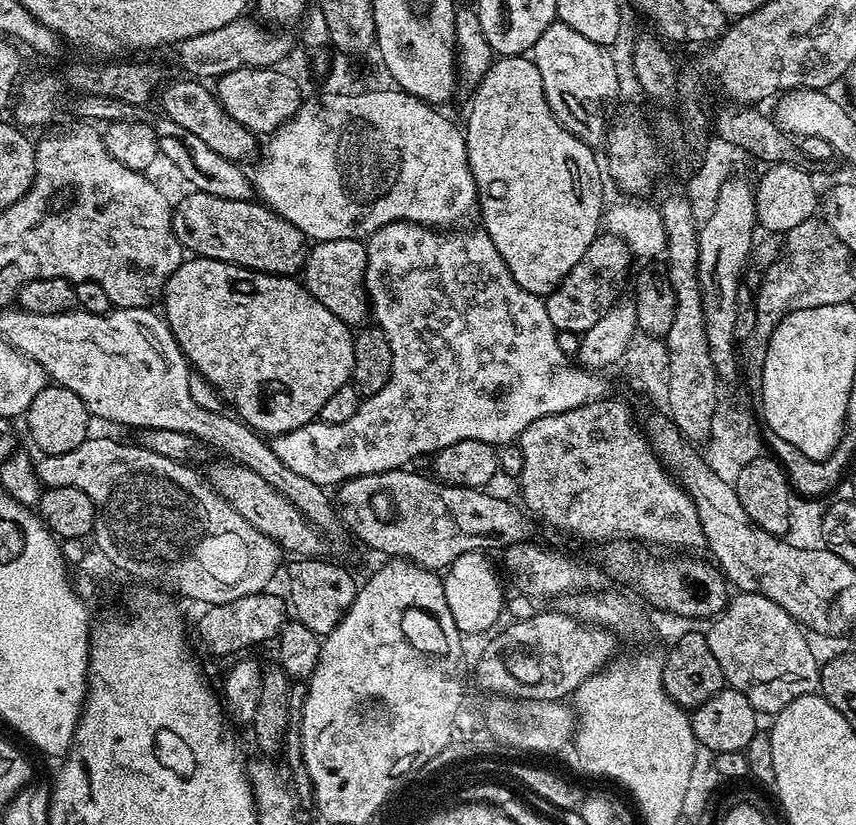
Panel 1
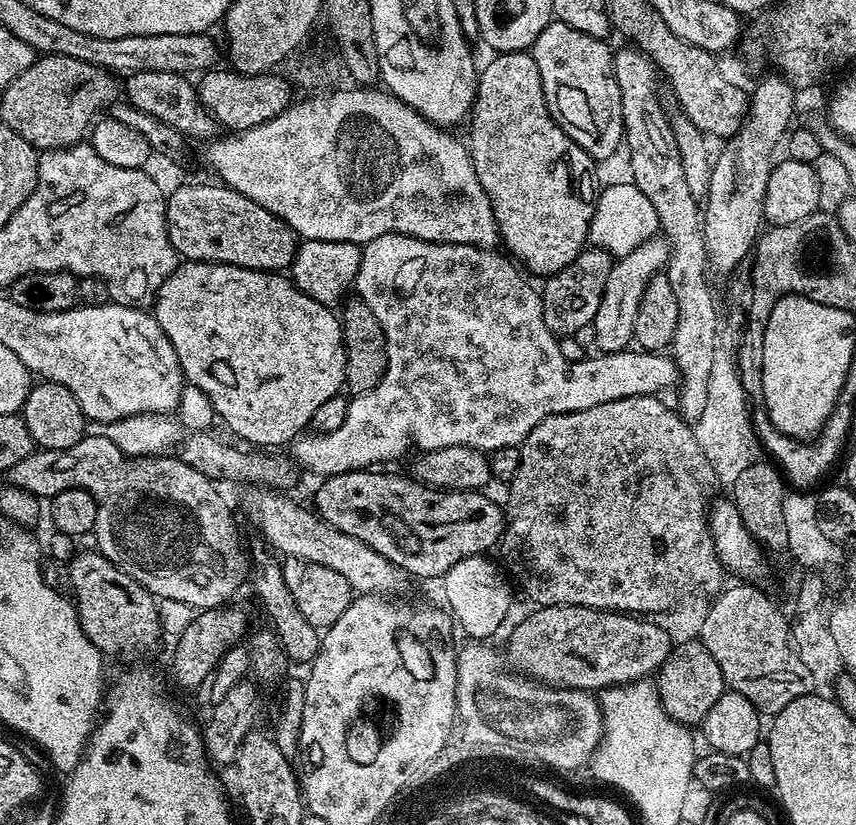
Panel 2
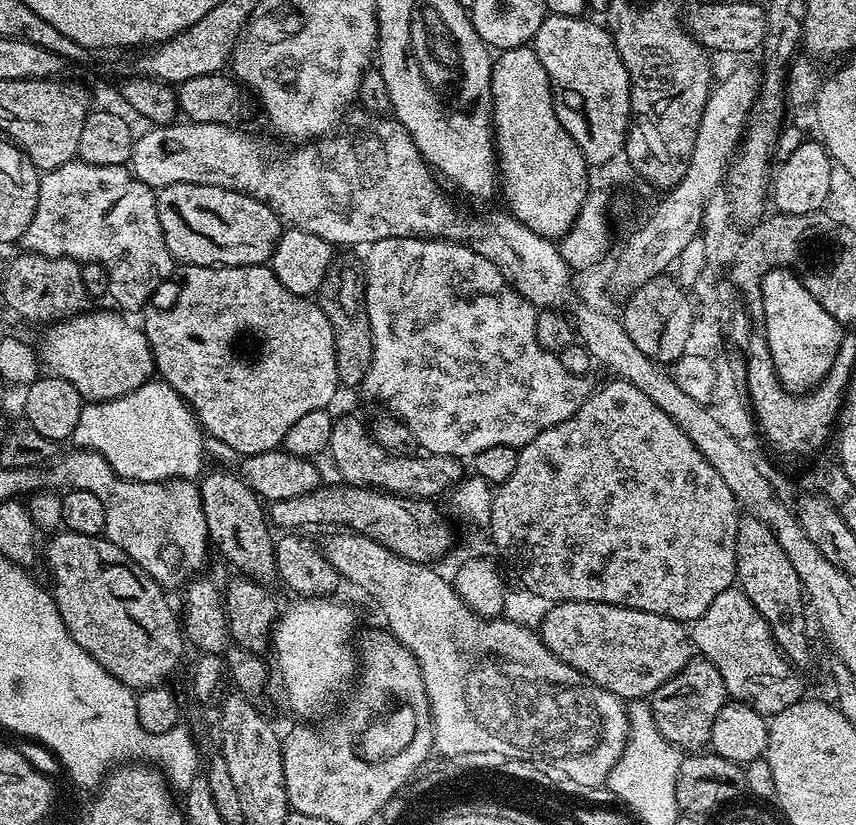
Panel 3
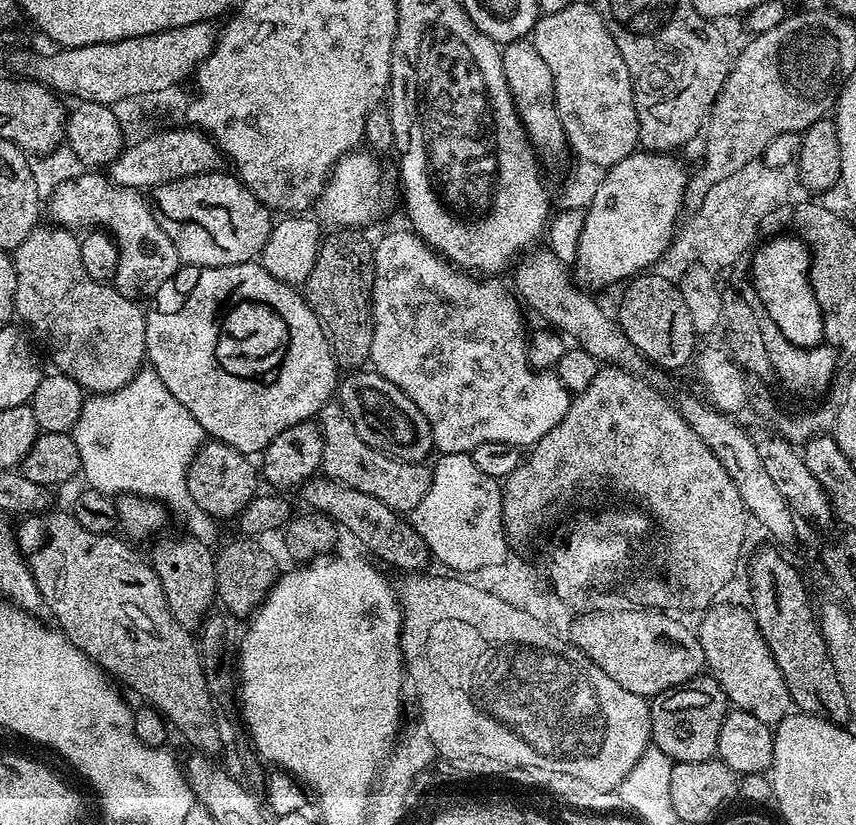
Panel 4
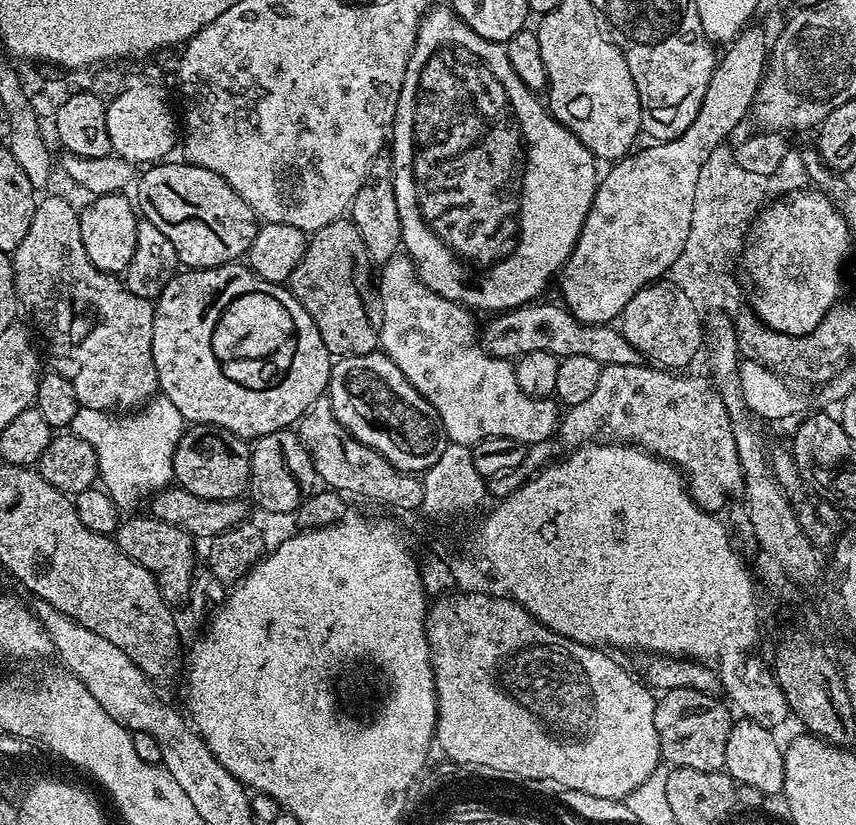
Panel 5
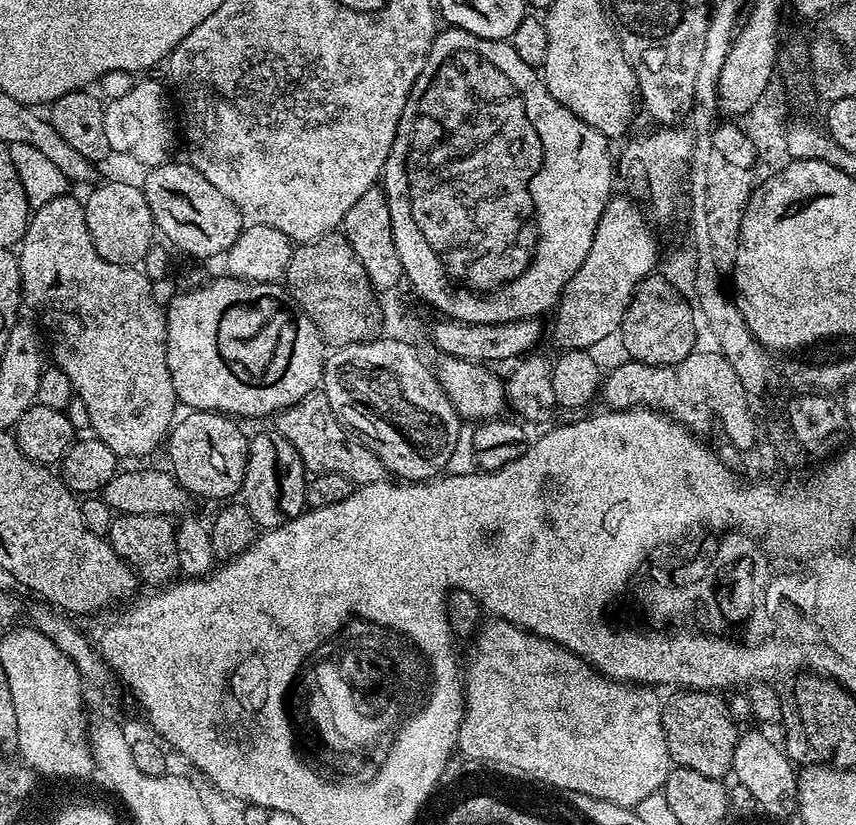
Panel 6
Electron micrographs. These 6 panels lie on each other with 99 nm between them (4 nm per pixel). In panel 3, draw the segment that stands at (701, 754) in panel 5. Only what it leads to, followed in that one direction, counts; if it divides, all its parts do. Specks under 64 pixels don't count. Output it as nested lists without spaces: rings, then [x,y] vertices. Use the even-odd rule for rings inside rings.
[[[693,658],[674,678],[670,678],[650,697],[654,722],[666,738],[681,750],[700,750],[711,741],[714,718],[729,699],[722,674],[706,659]]]

